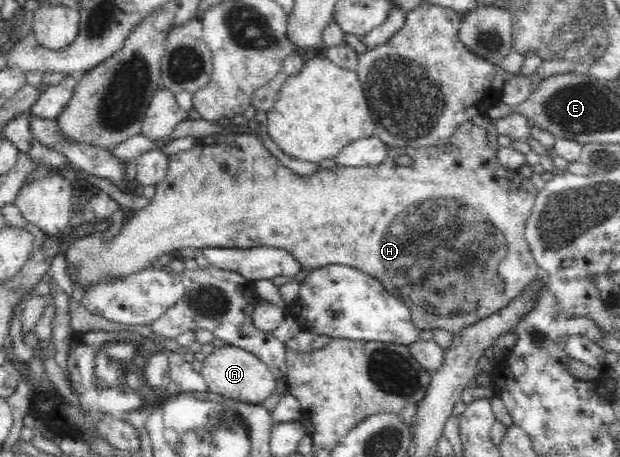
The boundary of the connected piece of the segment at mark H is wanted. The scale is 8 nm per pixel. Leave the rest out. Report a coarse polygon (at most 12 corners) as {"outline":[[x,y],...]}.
{"outline":[[472,121],[412,166],[296,175],[255,134],[169,156],[64,253],[84,290],[181,248],[355,266],[419,329],[544,271],[537,197]]}

